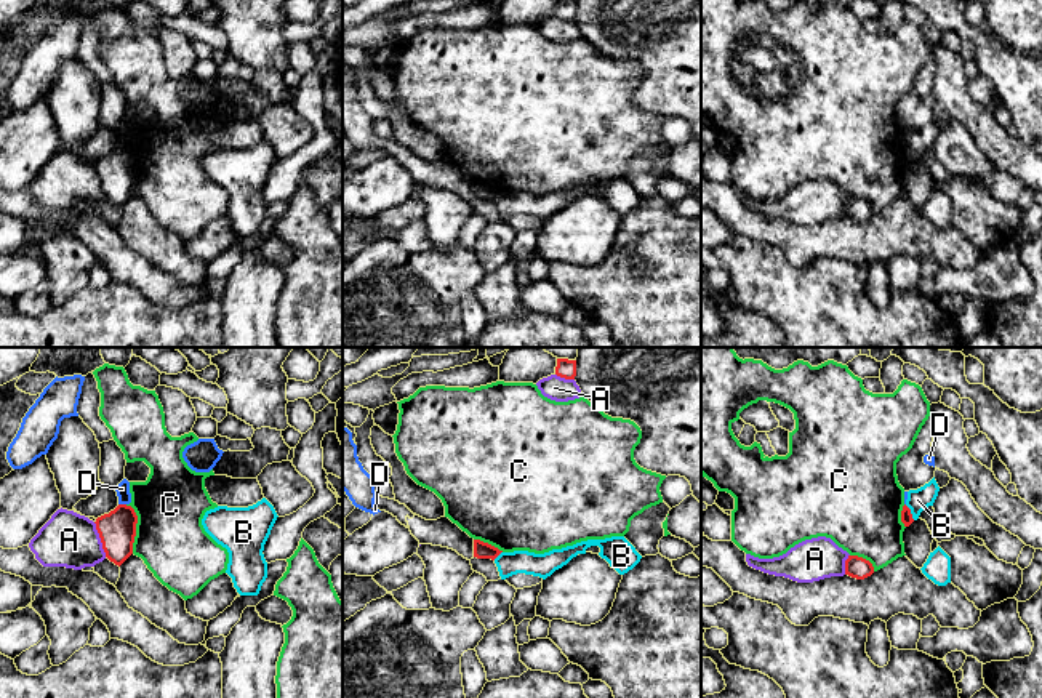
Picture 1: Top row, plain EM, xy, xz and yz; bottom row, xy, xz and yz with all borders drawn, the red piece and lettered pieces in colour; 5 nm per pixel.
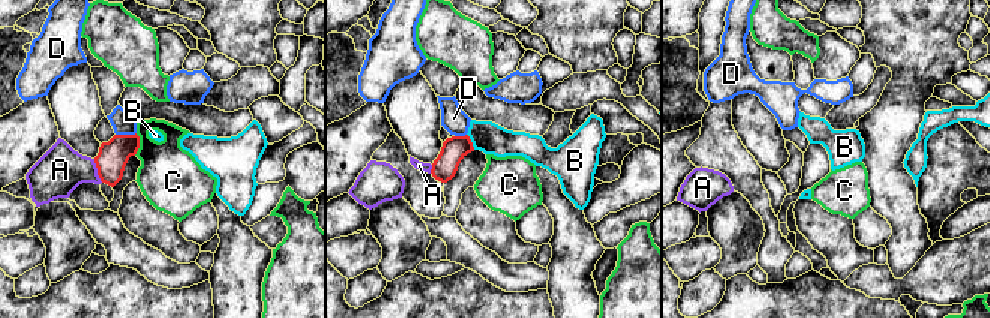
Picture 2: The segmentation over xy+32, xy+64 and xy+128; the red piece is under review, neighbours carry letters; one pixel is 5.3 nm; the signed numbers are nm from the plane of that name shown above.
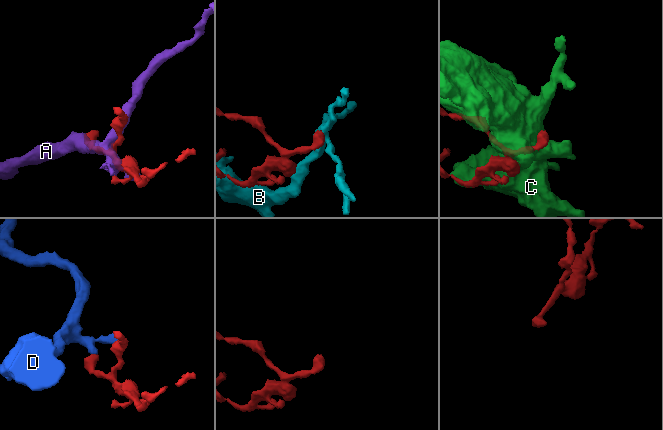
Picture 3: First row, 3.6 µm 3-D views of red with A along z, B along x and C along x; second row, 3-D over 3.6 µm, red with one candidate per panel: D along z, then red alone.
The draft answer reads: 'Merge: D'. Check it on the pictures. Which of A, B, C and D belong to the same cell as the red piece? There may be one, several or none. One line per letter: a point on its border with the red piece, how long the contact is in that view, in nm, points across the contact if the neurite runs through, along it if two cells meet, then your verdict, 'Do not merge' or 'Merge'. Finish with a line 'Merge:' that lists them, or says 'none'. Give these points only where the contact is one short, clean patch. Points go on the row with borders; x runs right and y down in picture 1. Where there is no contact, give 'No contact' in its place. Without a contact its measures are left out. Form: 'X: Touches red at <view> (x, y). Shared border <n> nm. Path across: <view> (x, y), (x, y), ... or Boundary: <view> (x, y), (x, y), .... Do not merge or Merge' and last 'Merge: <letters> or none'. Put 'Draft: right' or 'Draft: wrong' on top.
Draft: wrong
A: Touches red at xy (101, 540). Shared border 190 nm. Do not merge
B: Touches red at yz (909, 513). Shared border 90 nm. Do not merge
C: Touches red at xy (135, 527). Shared border 260 nm. Do not merge
D: Touches red at xy (122, 505). Shared border 40 nm. Do not merge
Merge: none

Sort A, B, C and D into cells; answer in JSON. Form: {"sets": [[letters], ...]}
{"sets": [["A"], ["B"], ["C"], ["D"]]}

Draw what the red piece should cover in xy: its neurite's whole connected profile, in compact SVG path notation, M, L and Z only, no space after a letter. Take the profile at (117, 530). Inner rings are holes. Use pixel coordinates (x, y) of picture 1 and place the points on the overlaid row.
M118 504L109 514L96 519L106 557L115 565L122 565L133 554L138 515L131 506Z

